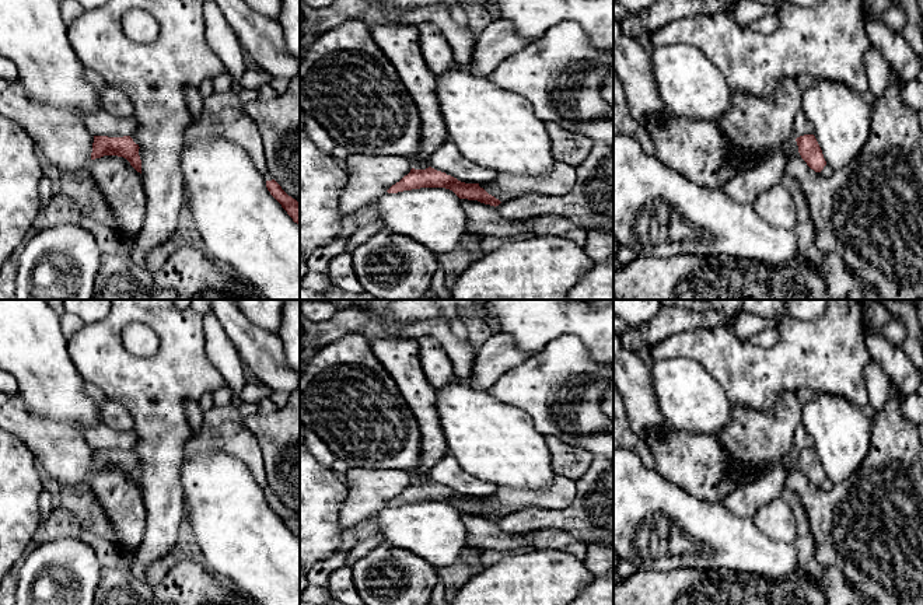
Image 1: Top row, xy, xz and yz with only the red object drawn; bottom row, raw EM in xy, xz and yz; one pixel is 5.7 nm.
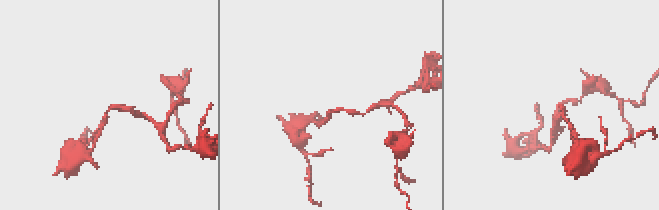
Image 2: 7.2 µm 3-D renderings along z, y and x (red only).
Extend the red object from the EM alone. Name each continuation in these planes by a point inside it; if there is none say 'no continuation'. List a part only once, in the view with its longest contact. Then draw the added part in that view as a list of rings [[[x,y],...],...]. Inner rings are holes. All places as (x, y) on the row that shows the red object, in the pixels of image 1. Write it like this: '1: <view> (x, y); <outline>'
no continuation

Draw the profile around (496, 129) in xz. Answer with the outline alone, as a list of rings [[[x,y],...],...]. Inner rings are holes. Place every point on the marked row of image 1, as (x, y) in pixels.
[[[458,66],[436,76],[436,91],[447,137],[464,157],[497,174],[542,176],[552,169],[556,158],[546,123],[535,115],[527,98]]]

